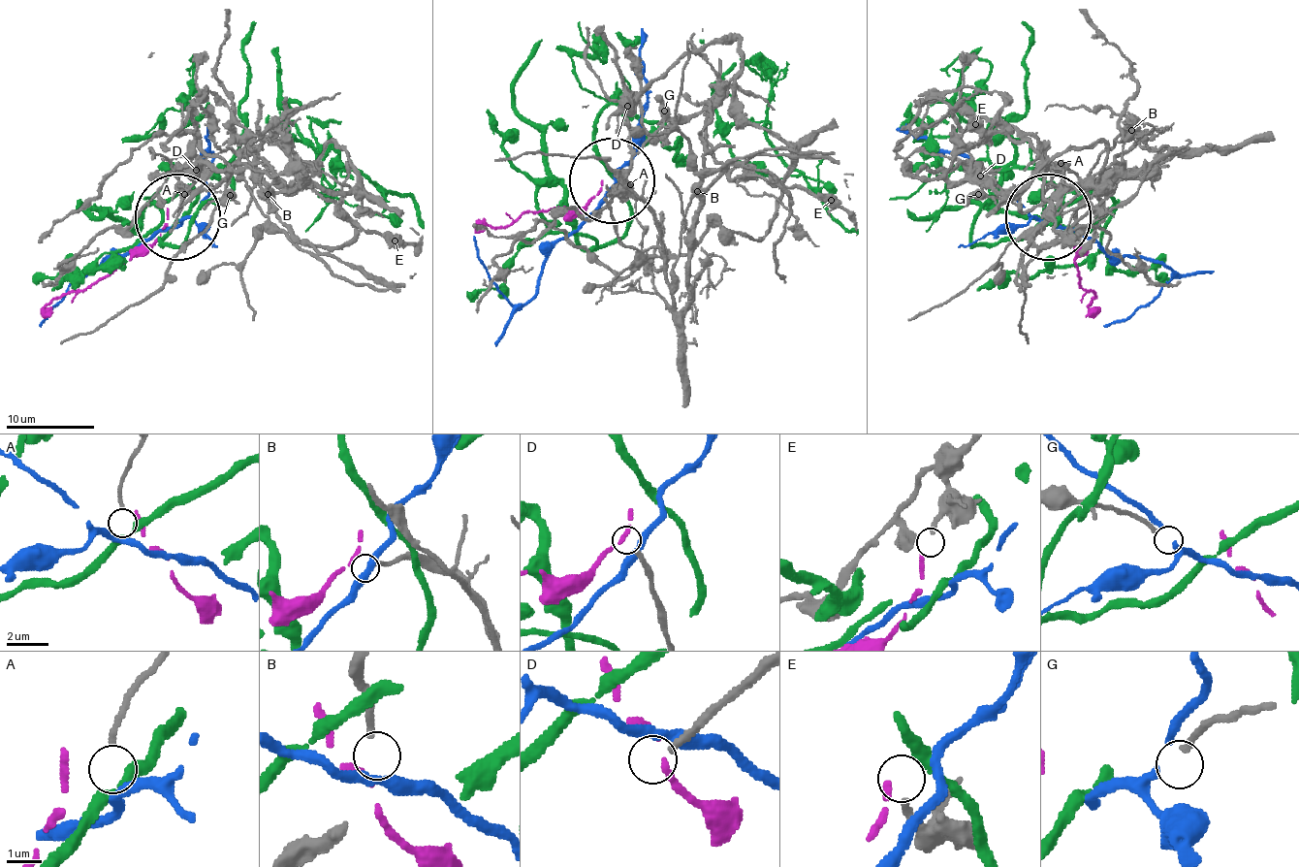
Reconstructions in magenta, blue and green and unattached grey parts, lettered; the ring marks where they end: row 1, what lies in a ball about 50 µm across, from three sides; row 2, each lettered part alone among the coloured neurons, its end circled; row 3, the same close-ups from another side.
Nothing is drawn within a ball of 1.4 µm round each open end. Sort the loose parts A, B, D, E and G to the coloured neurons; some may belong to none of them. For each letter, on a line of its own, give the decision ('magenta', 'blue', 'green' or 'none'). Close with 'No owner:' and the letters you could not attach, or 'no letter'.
A: green
B: none
D: none
E: magenta
G: blue
No owner: B, D

